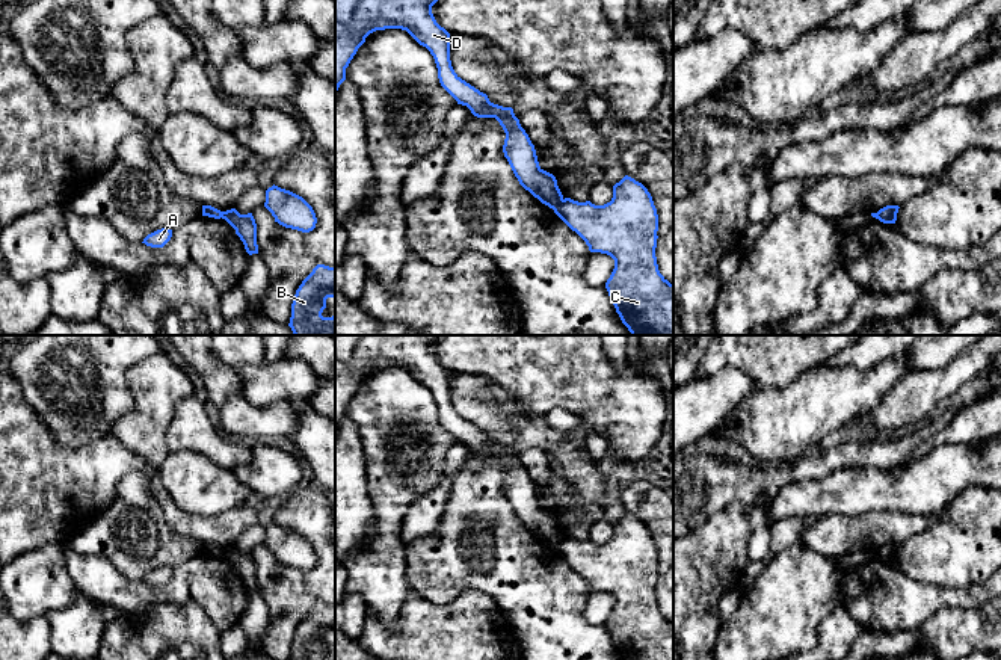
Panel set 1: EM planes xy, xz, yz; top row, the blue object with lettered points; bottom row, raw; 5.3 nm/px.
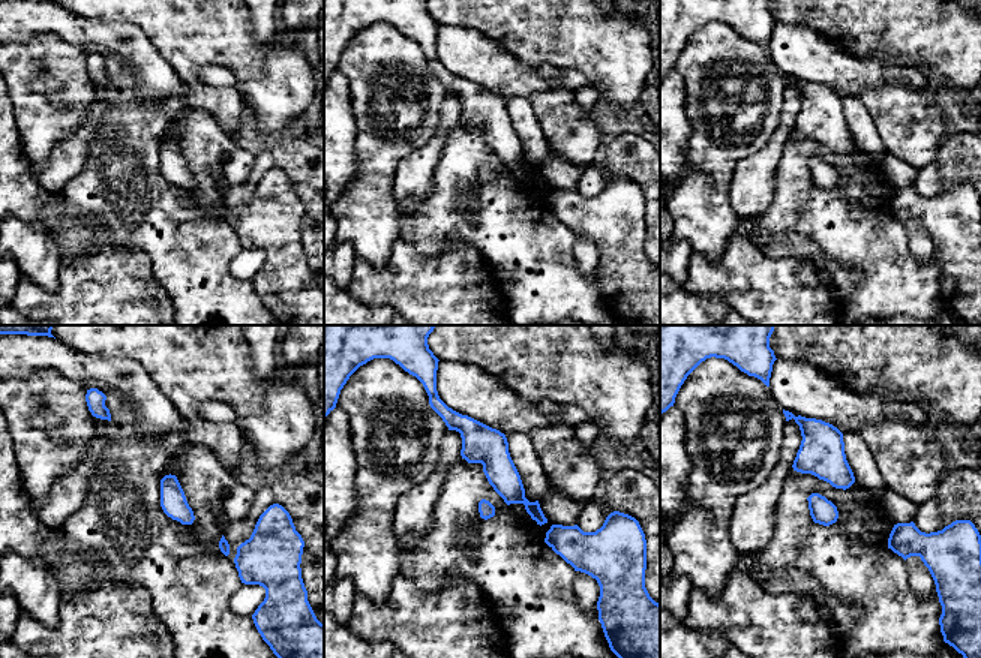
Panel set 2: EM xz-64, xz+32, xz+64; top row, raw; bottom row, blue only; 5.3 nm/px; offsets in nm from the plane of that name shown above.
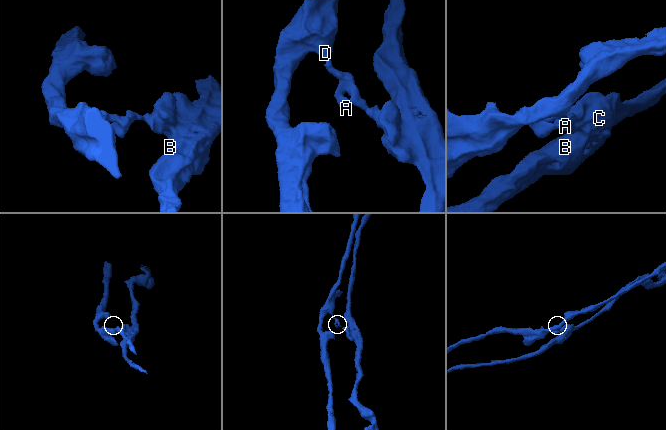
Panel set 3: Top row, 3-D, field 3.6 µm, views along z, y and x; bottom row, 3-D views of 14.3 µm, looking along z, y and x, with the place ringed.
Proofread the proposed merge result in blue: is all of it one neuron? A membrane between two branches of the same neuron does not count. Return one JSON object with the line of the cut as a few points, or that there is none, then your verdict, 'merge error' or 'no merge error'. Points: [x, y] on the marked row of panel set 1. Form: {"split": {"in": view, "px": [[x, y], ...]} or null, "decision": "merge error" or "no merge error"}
{"split": {"in": "xz", "px": [[562, 198], [553, 209]]}, "decision": "merge error"}

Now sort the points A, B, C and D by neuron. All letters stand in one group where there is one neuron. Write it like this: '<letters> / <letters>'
A D / B C

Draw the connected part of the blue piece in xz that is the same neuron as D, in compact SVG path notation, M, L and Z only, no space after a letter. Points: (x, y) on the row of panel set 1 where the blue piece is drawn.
M335 0L335 95L346 80L346 68L365 38L385 29L406 30L435 59L441 86L477 118L495 118L506 133L503 153L519 184L550 208L563 199L553 174L539 166L534 145L512 107L489 101L488 95L462 80L450 60L450 33L441 27L432 6L438 0Z

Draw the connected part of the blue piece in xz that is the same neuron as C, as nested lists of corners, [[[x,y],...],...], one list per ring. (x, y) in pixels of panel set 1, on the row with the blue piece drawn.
[[[625,175],[613,186],[610,202],[595,205],[590,201],[565,198],[554,213],[586,242],[590,252],[607,254],[614,260],[605,288],[631,335],[673,335],[673,284],[658,270],[655,257],[658,214],[648,189]]]

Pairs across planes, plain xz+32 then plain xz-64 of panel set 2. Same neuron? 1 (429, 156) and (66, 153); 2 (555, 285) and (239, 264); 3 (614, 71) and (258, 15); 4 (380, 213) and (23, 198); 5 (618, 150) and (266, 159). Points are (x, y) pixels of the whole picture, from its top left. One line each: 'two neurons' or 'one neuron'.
1: one neuron
2: two neurons
3: two neurons
4: two neurons
5: two neurons

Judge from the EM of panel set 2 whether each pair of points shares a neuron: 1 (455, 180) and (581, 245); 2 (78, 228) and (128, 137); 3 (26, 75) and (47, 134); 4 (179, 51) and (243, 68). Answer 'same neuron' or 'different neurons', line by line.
1: different neurons
2: different neurons
3: same neuron
4: same neuron

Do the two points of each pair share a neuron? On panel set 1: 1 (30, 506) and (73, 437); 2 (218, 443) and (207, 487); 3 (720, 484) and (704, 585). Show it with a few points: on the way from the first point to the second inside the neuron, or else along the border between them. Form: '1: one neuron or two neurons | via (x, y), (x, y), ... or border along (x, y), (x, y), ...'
1: two neurons | border along (43, 422), (67, 447), (101, 438)
2: two neurons | border along (180, 450), (200, 452), (230, 470)
3: two neurons | border along (751, 505), (733, 502), (689, 532)

